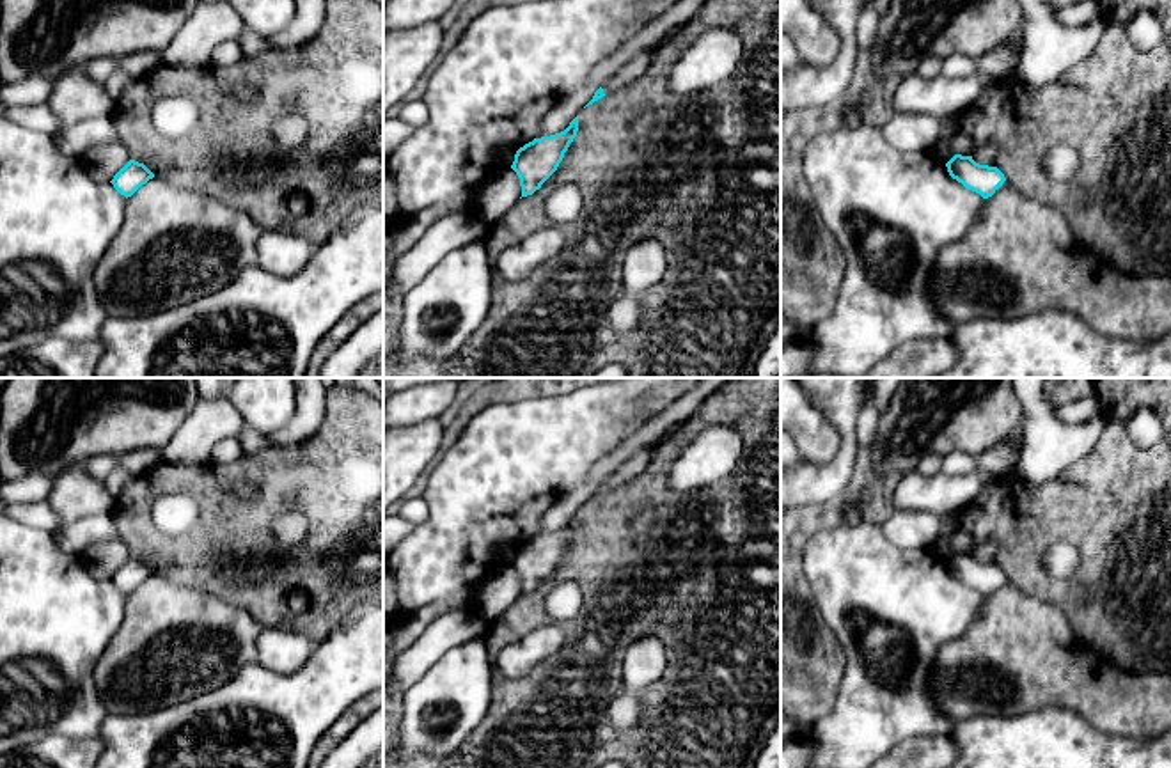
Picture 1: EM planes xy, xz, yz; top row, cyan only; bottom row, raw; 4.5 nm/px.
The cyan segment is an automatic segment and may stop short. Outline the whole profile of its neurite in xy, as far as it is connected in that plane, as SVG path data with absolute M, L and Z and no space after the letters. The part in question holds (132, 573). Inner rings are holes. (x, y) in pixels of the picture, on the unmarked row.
M130 557L110 578L114 585L124 592L126 596L131 594L142 582L153 576L154 571L144 562L135 557Z

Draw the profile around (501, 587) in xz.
M499 564L477 587L474 612L493 621L522 594L520 575L511 564Z

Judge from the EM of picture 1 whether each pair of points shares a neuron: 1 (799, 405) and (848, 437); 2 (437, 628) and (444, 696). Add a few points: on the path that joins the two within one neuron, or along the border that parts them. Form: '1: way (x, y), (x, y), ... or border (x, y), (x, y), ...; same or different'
1: border (809, 398), (838, 433), (838, 453), (827, 463); different
2: border (478, 637), (451, 646), (410, 685); different

